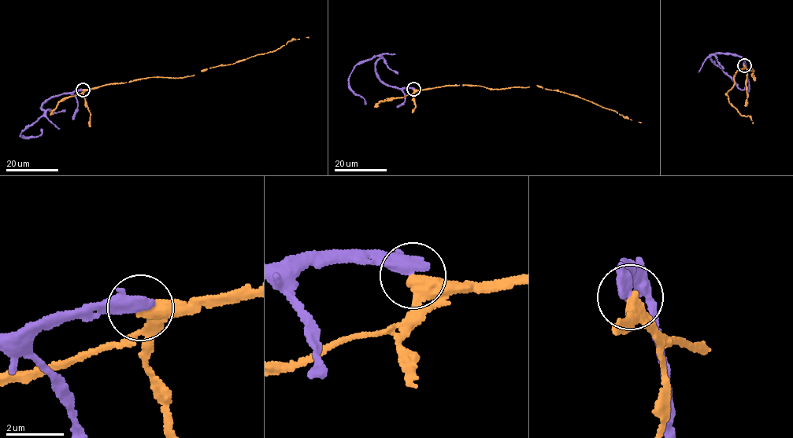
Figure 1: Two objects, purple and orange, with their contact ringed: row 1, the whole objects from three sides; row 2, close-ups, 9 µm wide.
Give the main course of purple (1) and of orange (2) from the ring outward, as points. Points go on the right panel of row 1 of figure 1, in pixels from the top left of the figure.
1: (744, 65), (745, 60), (738, 56), (718, 53), (709, 57), (736, 86), (741, 89), (748, 87)
2: (744, 65), (743, 69), (734, 75), (733, 88), (724, 94), (731, 105), (741, 115), (750, 117), (753, 123)

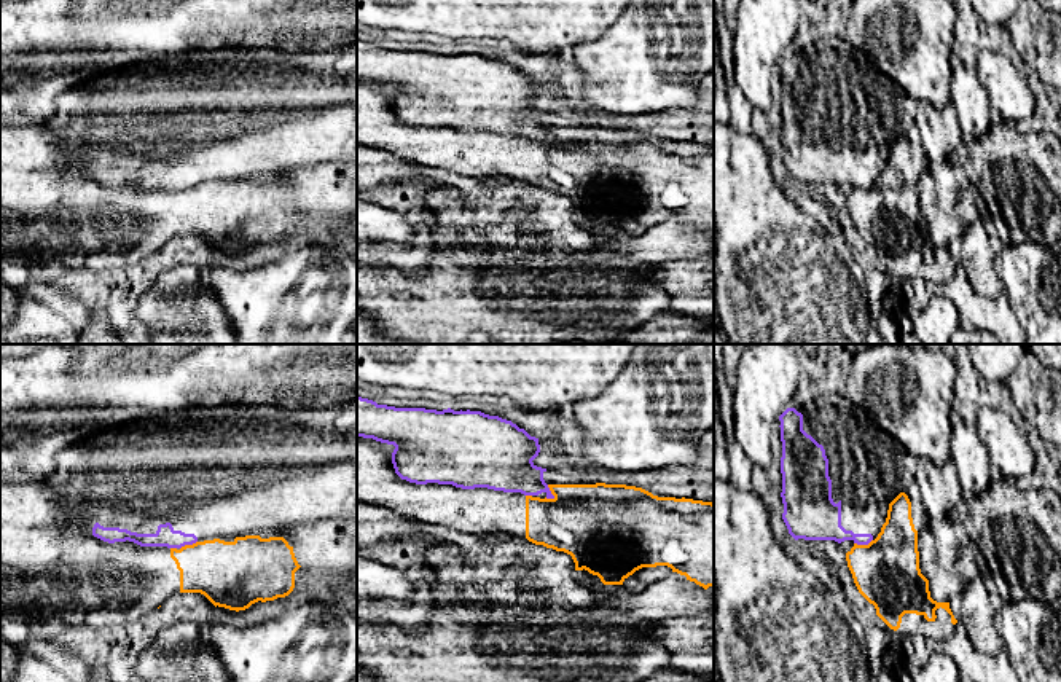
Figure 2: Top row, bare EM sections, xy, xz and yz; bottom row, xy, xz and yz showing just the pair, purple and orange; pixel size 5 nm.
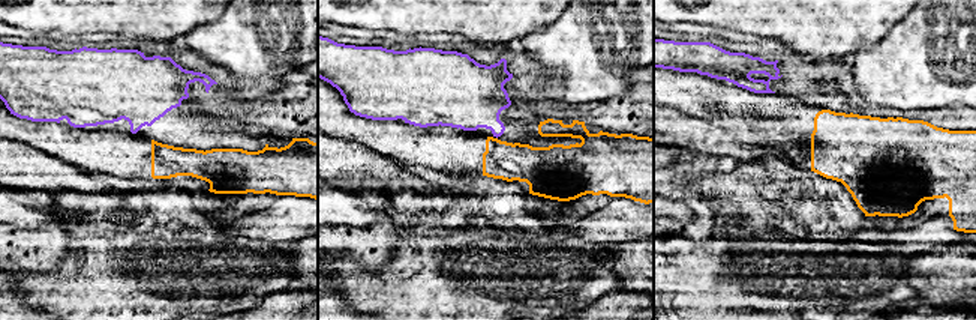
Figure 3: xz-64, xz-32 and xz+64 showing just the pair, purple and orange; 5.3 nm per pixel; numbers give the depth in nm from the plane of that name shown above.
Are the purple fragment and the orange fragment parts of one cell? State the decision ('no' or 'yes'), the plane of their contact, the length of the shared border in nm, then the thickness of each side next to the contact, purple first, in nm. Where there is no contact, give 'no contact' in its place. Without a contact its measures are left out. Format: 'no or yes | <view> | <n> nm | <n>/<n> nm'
no | xz | 90 nm | 240/380 nm

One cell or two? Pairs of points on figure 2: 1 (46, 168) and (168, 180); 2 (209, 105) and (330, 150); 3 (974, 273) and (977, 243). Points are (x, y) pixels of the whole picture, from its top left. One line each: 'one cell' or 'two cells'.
1: two cells
2: one cell
3: one cell

